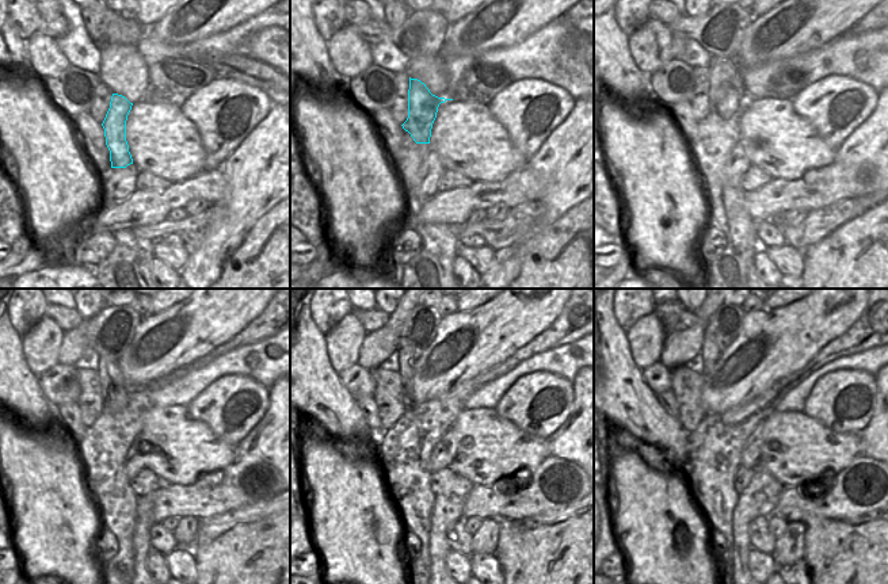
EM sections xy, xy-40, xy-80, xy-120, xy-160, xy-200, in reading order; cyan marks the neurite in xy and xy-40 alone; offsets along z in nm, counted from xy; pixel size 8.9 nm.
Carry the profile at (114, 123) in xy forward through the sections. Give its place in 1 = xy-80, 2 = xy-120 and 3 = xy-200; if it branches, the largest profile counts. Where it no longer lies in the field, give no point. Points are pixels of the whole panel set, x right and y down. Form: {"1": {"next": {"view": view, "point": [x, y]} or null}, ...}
{"1": {"next": {"view": "xy-80", "point": [724, 75]}}, "2": {"next": {"view": "xy-120", "point": [114, 386]}}, "3": {"next": {"view": "xy-200", "point": [711, 352]}}}

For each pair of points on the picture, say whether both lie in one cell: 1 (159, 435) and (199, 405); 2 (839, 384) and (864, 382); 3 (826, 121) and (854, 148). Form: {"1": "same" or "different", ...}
{"1": "different", "2": "same", "3": "different"}

